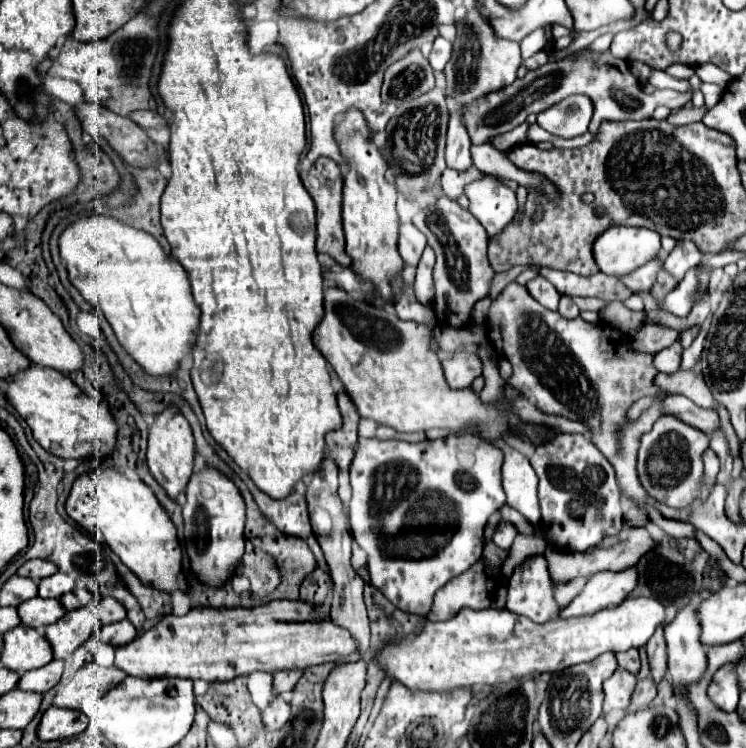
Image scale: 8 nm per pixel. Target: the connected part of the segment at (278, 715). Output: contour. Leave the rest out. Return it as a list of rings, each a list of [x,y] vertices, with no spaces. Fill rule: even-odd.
[[[278,696],[272,700],[272,704],[266,708],[266,712],[262,714],[262,720],[264,720],[264,726],[266,730],[274,732],[274,730],[280,730],[290,718],[290,706]]]

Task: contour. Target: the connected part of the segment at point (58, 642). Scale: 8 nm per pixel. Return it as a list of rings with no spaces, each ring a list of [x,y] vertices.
[[[78,608],[66,612],[56,624],[46,626],[46,638],[52,644],[54,658],[66,660],[76,648],[80,648],[96,630],[98,620],[88,612],[88,608]]]

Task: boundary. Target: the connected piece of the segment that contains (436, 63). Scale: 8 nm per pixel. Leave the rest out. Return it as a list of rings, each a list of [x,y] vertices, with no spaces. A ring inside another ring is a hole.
[[[438,36],[434,40],[434,48],[430,52],[430,64],[432,64],[432,68],[438,70],[438,72],[442,72],[442,68],[446,66],[446,60],[450,60],[450,52],[452,52],[452,42],[446,40],[446,38],[442,38],[442,36]]]

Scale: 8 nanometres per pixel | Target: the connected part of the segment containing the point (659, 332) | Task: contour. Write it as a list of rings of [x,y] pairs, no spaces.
[[[648,322],[634,338],[632,344],[634,348],[642,352],[660,352],[662,348],[670,346],[678,338],[678,332],[660,324],[660,322]]]

